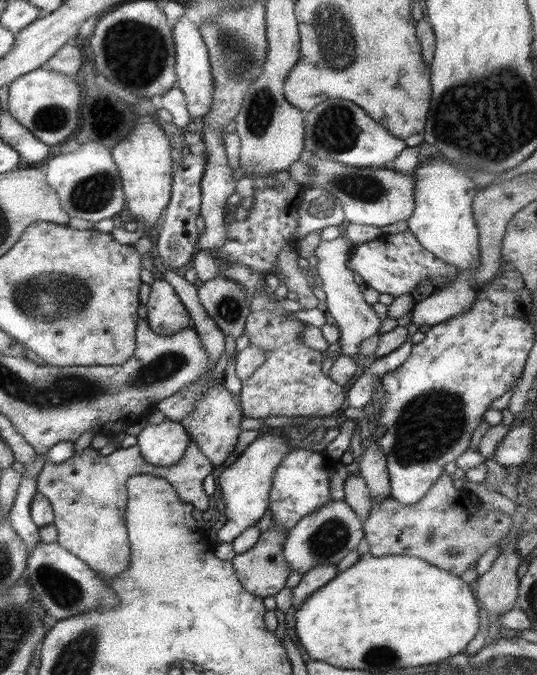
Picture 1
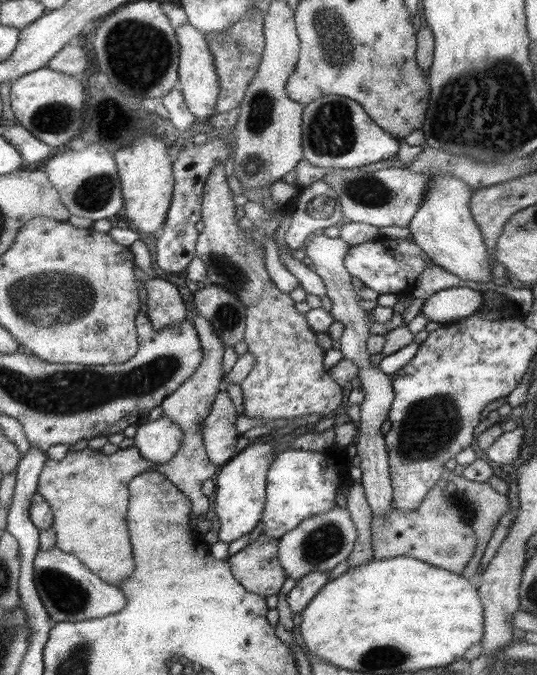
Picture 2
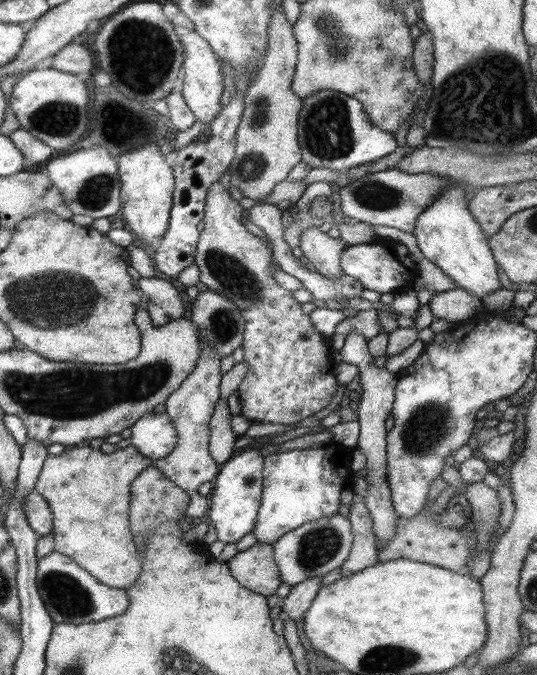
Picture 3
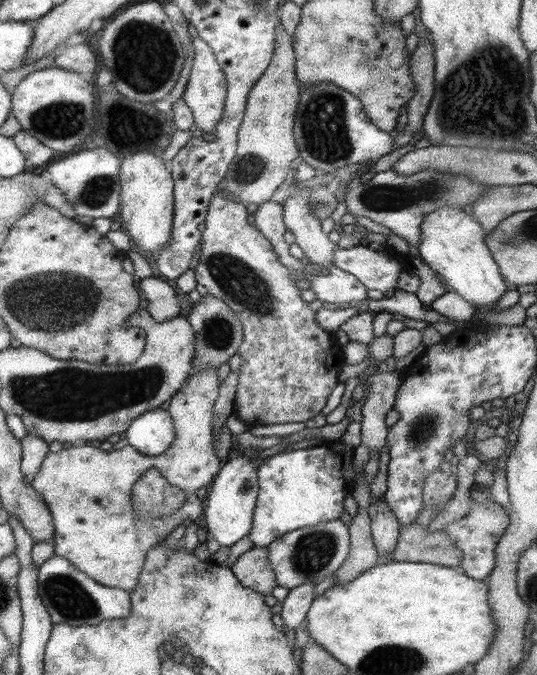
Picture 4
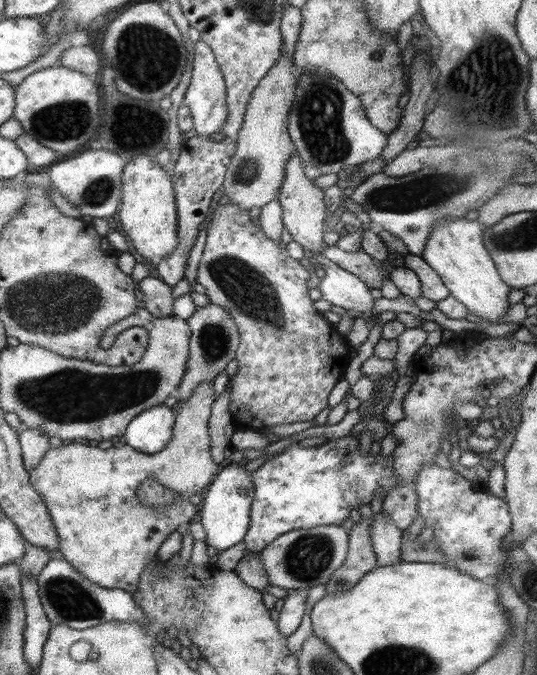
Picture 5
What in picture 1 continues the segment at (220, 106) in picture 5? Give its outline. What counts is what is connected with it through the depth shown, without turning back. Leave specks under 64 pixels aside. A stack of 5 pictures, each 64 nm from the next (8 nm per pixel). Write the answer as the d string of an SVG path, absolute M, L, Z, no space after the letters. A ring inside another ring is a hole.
M183 14L171 28L171 39L175 49L175 76L177 86L183 92L186 109L190 117L203 117L209 112L211 106L211 94L213 94L213 79L209 70L207 49L201 38L199 28Z

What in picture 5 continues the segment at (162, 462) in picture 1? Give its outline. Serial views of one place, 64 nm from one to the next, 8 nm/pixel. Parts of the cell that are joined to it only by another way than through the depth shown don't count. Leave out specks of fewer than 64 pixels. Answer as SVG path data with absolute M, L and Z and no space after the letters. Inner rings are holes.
M163 404L147 408L135 415L125 432L125 445L143 454L155 454L171 439L174 429L174 412Z

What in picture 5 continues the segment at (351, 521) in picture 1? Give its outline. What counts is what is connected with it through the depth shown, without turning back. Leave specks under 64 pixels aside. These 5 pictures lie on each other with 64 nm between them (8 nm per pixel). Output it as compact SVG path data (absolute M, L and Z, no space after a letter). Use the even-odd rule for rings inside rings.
M329 524L329 526L291 530L279 535L260 550L259 556L263 570L269 578L269 585L279 586L289 592L325 584L330 579L330 574L343 564L347 549L348 534L341 526Z

